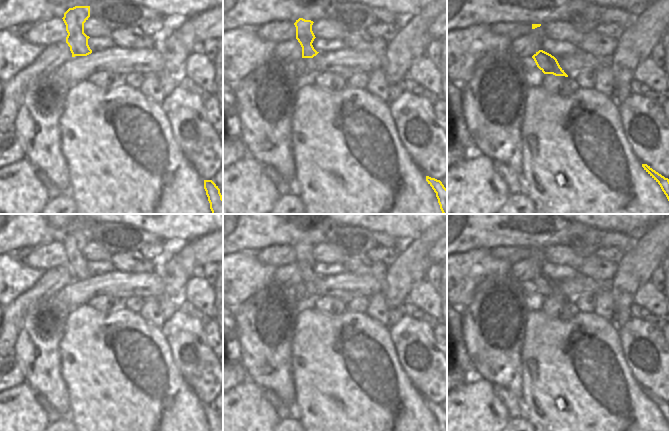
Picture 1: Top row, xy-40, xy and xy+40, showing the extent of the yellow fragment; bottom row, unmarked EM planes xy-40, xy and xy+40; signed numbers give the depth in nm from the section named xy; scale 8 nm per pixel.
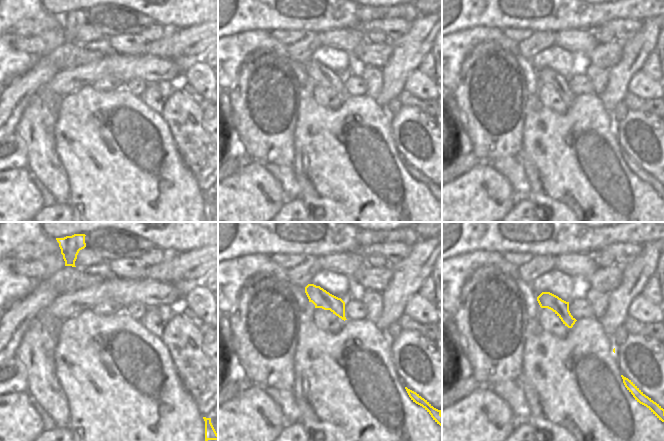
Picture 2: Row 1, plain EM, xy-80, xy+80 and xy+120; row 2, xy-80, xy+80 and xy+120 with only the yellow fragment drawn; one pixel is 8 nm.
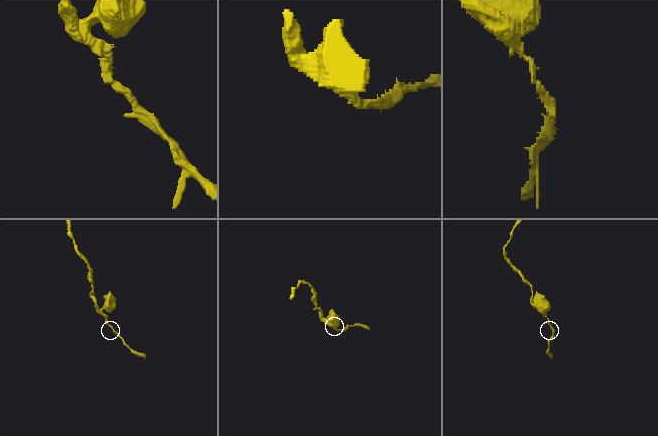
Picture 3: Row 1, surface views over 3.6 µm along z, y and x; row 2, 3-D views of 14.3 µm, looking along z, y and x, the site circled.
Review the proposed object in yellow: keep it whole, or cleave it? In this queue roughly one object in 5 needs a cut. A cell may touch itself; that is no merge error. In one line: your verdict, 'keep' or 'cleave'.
keep

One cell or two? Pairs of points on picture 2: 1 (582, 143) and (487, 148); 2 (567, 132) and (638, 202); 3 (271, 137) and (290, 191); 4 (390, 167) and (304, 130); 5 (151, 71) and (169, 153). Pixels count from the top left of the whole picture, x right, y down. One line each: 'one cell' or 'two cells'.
1: two cells
2: one cell
3: two cells
4: one cell
5: two cells

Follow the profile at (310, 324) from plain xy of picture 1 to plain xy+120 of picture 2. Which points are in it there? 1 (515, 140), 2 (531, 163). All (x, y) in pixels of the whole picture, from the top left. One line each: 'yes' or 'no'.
1: no
2: yes

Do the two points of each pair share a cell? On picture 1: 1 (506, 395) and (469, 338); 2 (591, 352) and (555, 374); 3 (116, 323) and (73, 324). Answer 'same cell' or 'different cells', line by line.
1: different cells
2: same cell
3: same cell

